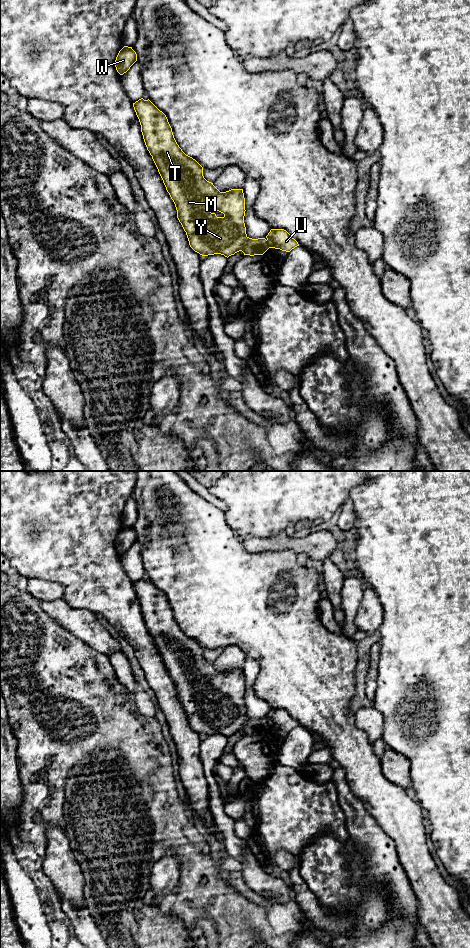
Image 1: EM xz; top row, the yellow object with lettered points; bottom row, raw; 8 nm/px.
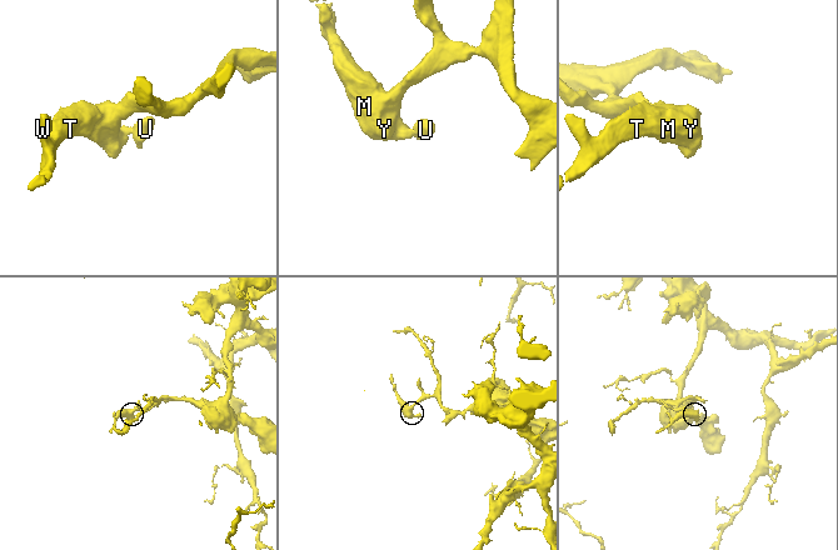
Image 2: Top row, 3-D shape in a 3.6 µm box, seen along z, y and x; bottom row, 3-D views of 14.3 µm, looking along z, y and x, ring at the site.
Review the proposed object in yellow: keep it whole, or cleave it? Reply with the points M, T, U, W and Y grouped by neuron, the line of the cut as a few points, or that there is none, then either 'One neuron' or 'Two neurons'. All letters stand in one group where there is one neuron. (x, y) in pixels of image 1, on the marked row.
Groups: M T W Y / U. Split along xz (266, 240), (269, 247). Two neurons

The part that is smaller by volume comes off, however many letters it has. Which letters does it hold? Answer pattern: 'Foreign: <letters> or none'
Foreign: U

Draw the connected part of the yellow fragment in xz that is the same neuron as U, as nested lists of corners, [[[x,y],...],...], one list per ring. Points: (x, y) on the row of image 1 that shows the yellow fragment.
[[[271,229],[266,238],[269,248],[290,252],[299,246],[298,242],[284,229]]]

